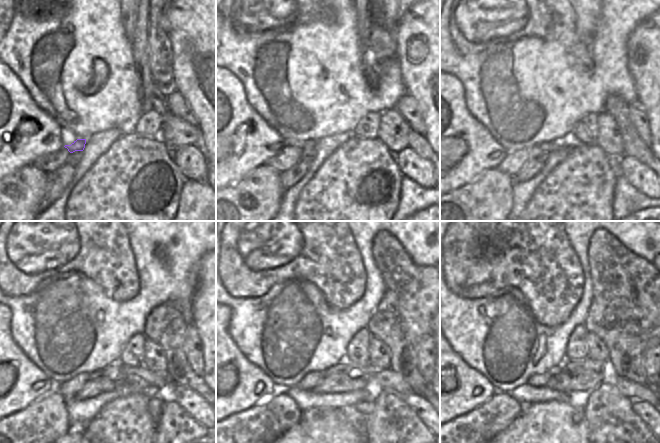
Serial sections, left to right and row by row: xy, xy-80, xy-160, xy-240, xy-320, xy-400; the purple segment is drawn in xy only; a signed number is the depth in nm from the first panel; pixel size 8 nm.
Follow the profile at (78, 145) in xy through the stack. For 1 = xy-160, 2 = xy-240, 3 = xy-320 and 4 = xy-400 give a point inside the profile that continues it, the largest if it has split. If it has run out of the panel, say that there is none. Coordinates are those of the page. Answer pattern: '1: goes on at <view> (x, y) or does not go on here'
1: goes on at xy-160 (549, 146)
2: goes on at xy-240 (155, 381)
3: goes on at xy-320 (384, 379)
4: goes on at xy-400 (630, 389)

